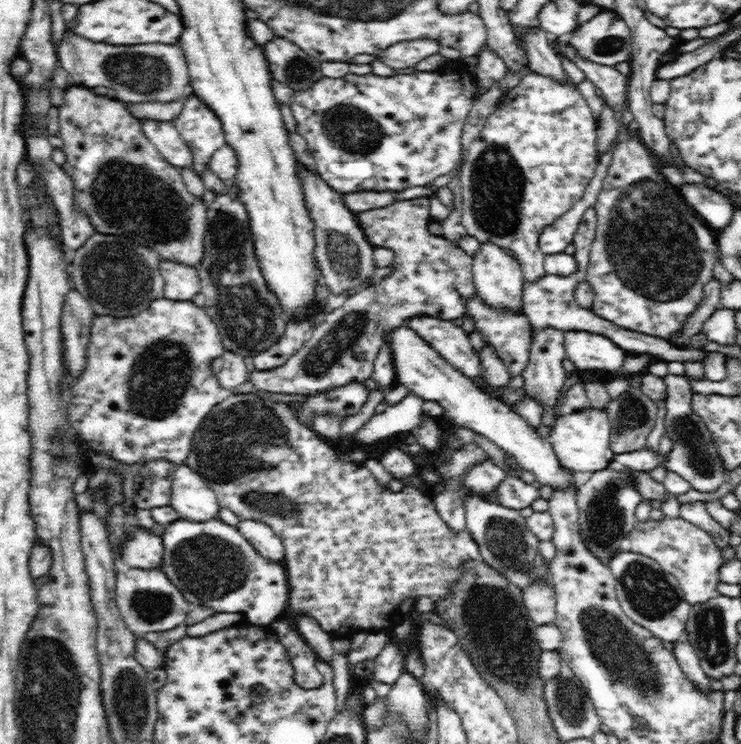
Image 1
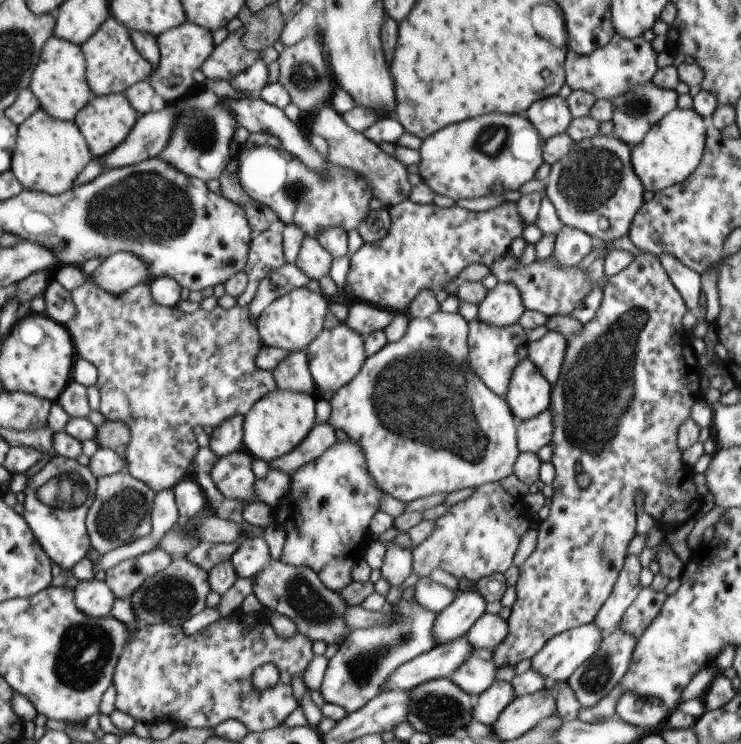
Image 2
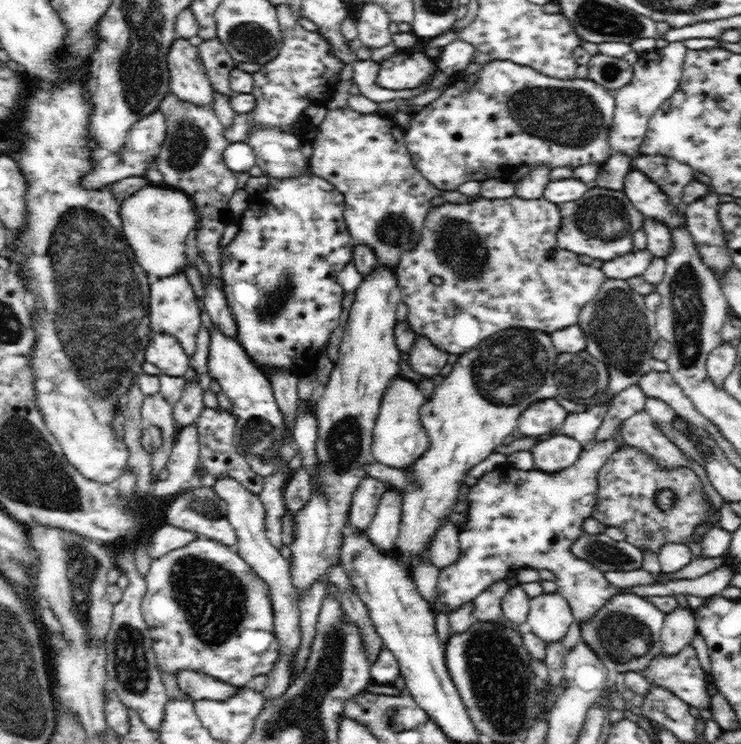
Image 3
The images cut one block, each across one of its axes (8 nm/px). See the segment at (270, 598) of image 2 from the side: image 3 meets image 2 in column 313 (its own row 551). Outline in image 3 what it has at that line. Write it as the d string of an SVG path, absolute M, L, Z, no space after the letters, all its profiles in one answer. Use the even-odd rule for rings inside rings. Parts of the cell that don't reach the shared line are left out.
M605 532L584 533L570 547L572 554L580 560L594 565L599 571L638 570L643 565L645 553L628 541L611 539Z

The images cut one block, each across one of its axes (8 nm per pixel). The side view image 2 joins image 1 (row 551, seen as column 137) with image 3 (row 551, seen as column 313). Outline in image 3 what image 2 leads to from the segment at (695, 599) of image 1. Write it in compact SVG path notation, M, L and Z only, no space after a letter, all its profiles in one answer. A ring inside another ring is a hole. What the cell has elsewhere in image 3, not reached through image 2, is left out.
M625 444L621 449L617 449L608 462L600 467L597 472L597 501L592 517L605 524L607 527L618 527L625 532L625 540L628 544L633 544L636 548L645 552L649 550L654 554L658 553L660 546L668 544L688 545L688 540L692 539L694 528L711 514L711 501L704 492L704 486L700 478L690 467L670 467L662 469L660 465L654 463L654 459L636 447ZM662 489L672 489L674 491L674 507L668 511L660 511L656 507L653 496Z

